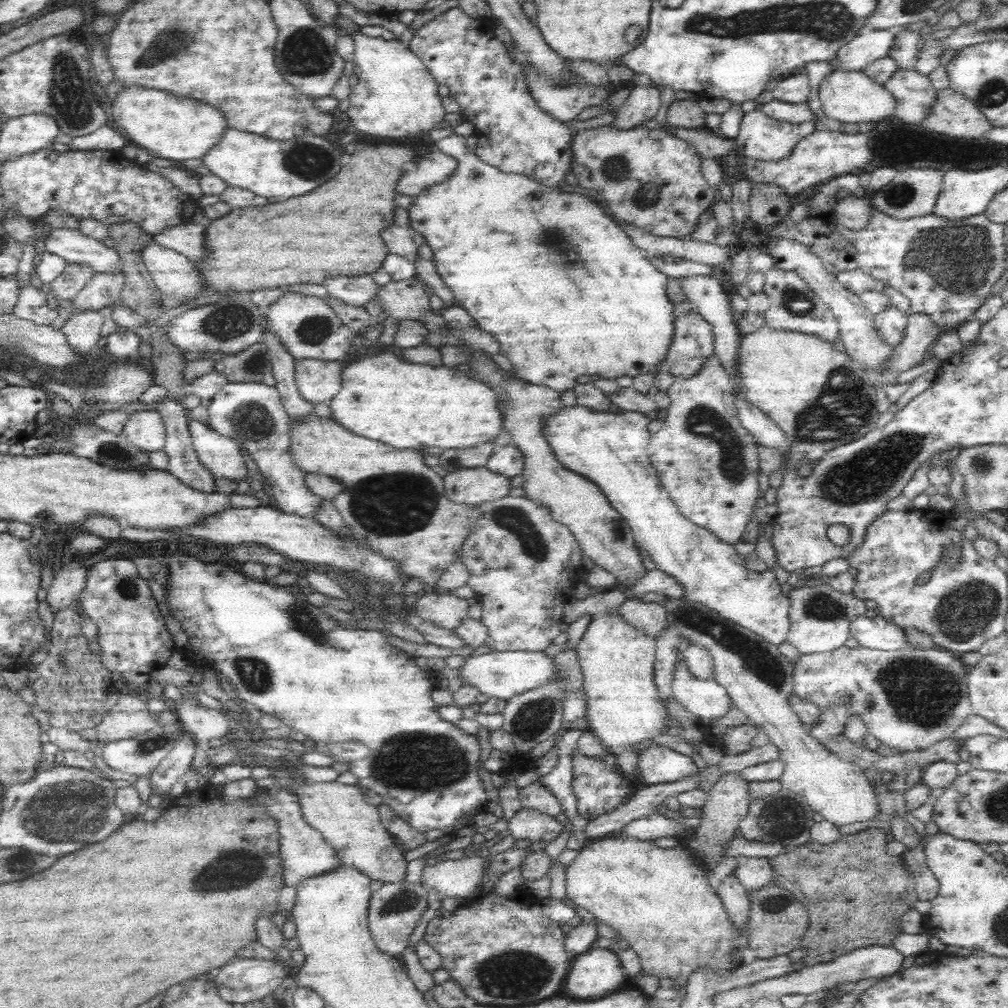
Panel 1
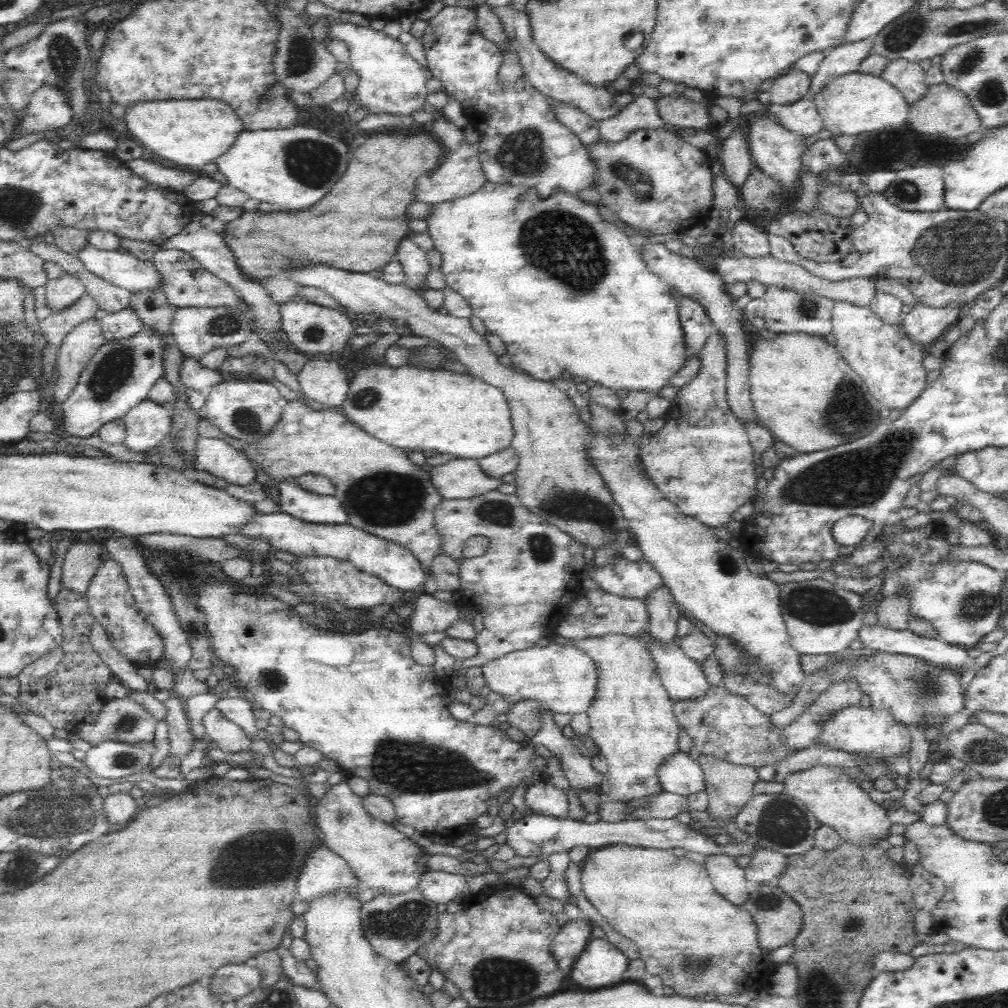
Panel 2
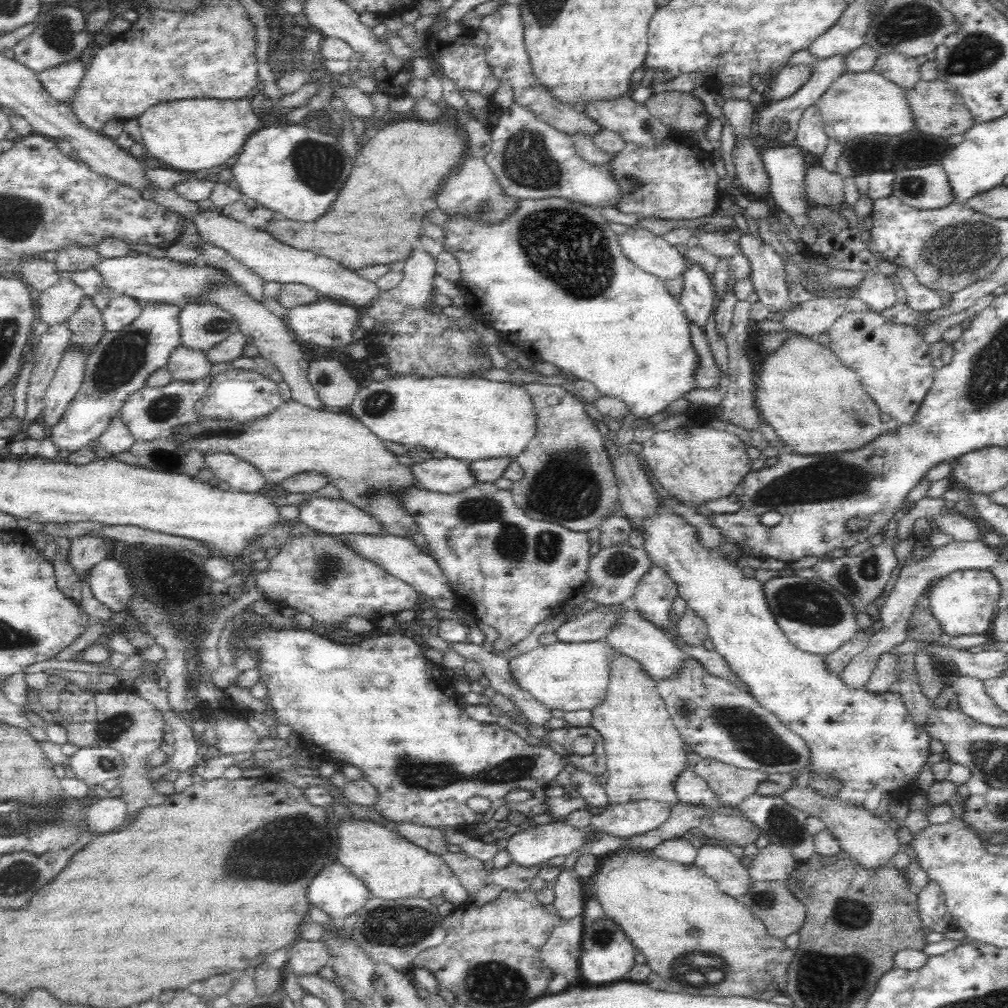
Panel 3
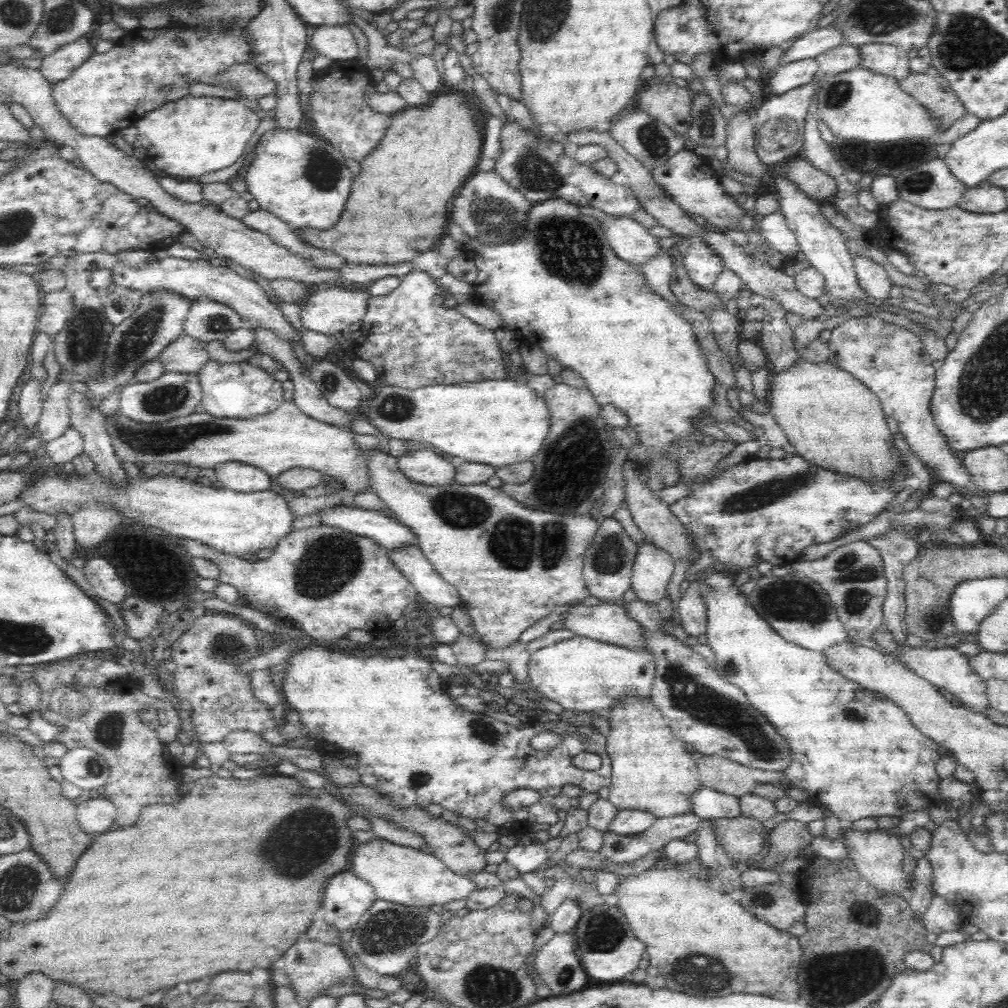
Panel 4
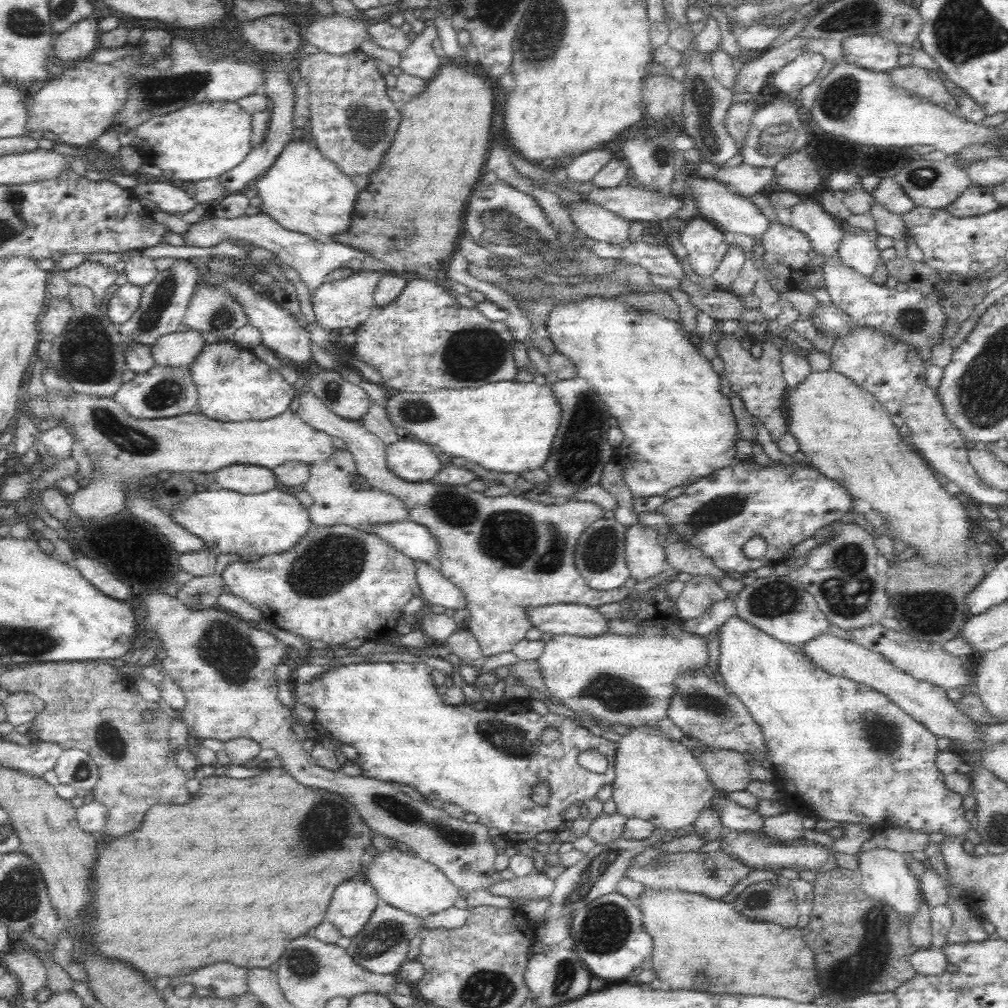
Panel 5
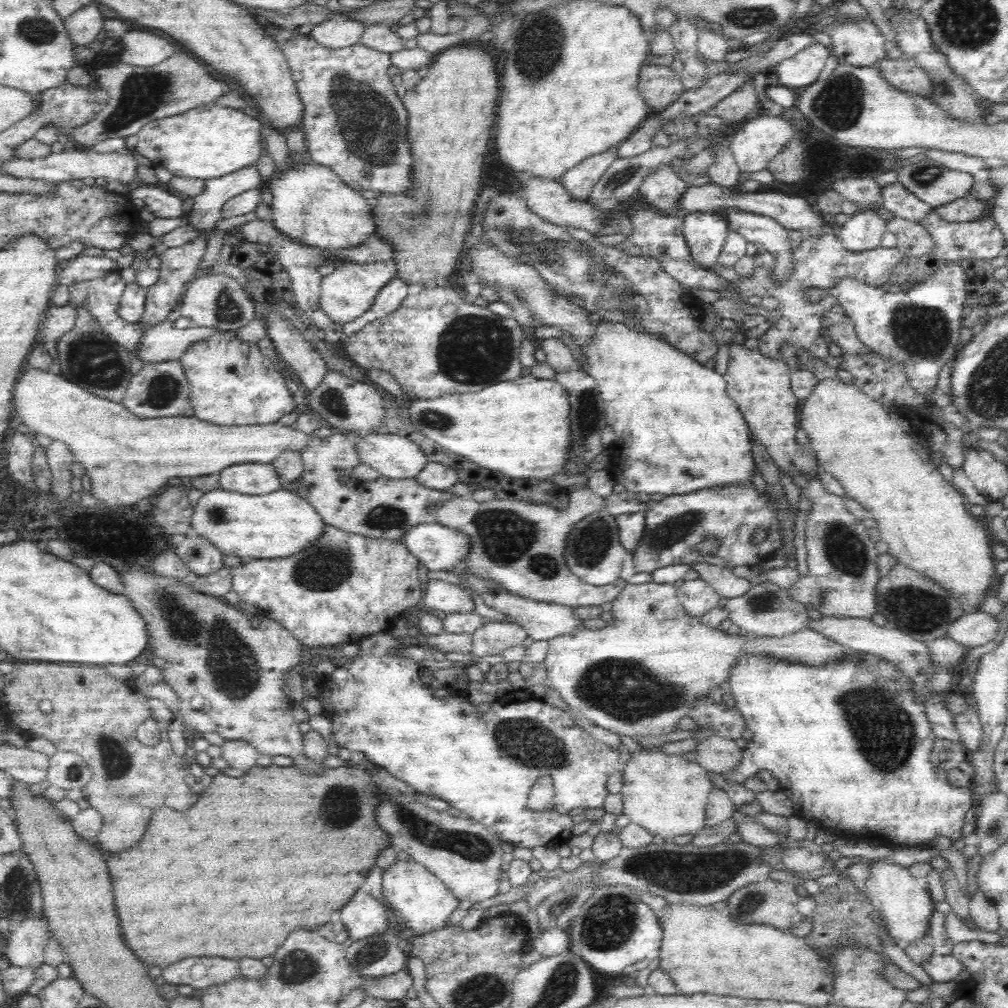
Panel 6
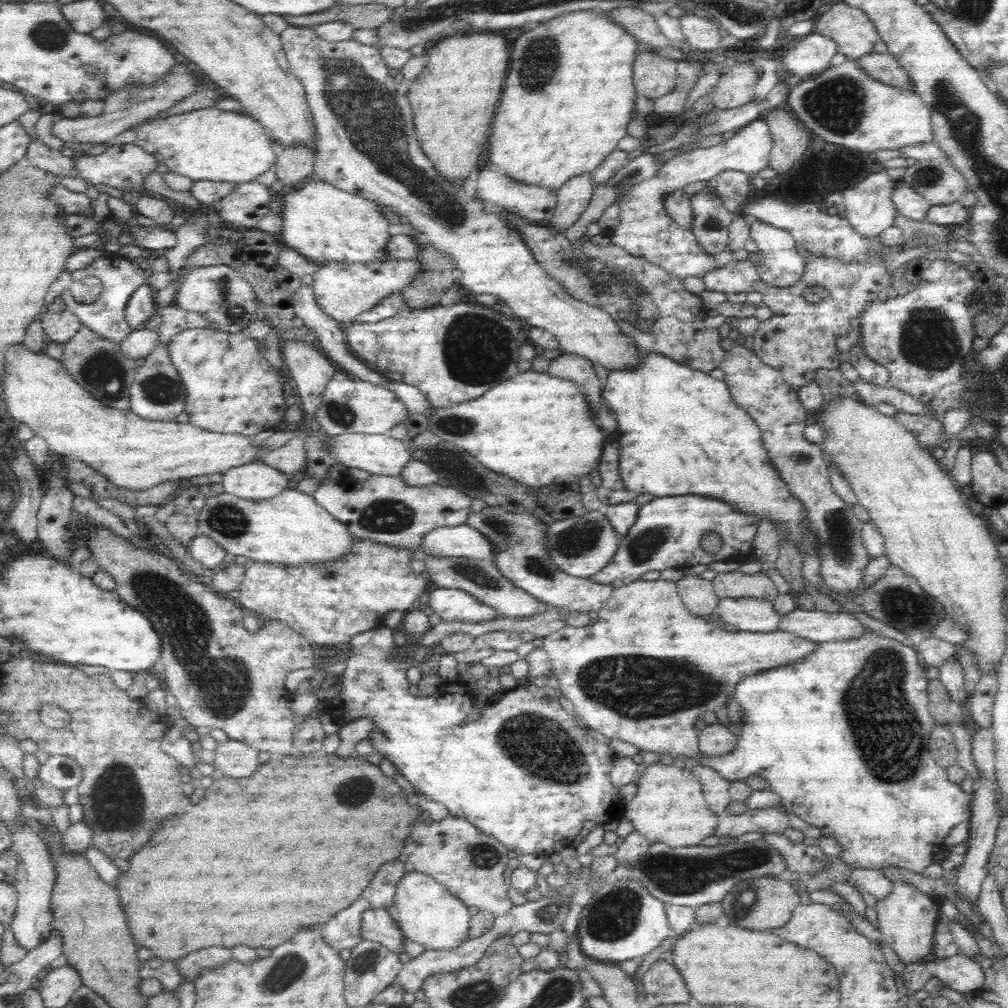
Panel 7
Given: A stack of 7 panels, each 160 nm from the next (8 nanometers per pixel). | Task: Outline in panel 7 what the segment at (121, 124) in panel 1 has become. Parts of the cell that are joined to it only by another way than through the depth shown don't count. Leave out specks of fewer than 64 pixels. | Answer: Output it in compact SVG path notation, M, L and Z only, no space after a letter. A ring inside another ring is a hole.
M214 107L144 123L137 128L133 143L152 153L159 164L165 164L170 171L193 182L212 181L237 185L256 181L258 176L273 168L278 155L272 138L256 119Z

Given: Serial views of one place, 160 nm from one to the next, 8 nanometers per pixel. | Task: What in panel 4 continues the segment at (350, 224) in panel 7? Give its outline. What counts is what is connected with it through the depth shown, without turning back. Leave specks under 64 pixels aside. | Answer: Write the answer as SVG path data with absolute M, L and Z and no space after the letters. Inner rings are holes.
M270 129L262 135L252 152L253 155L240 176L245 179L248 191L254 196L253 200L258 202L260 210L277 216L293 229L328 230L336 226L344 212L352 186L352 174L340 151L316 135L308 135L298 129L285 131Z

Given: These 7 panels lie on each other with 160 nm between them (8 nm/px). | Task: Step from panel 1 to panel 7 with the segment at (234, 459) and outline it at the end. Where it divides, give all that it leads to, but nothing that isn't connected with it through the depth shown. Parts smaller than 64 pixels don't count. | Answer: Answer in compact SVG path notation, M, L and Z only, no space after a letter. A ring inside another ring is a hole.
M252 461L227 470L222 477L224 493L244 500L268 500L278 496L288 488L288 480L283 472Z

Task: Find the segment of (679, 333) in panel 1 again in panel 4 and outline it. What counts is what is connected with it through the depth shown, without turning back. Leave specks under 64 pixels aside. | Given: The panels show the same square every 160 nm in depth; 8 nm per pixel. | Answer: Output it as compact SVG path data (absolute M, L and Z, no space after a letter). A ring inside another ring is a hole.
M697 239L690 244L684 256L683 264L690 279L704 289L710 289L716 278L725 270L724 258L718 255L706 240Z

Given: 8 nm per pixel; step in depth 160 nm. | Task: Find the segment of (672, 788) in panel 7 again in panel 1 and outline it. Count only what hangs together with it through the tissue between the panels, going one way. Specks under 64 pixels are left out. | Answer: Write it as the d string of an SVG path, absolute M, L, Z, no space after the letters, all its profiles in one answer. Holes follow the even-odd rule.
M612 611L595 614L591 619L584 636L575 648L581 666L583 687L588 695L587 714L584 719L588 721L588 730L600 742L600 745L608 753L614 755L612 758L614 766L626 780L629 780L630 784L633 784L634 791L648 788L649 785L645 783L644 775L639 767L640 756L648 748L644 749L646 746L643 745L643 749L639 750L637 745L648 740L654 744L654 738L669 734L671 719L670 711L658 692L654 678L655 638L628 625L620 615Z

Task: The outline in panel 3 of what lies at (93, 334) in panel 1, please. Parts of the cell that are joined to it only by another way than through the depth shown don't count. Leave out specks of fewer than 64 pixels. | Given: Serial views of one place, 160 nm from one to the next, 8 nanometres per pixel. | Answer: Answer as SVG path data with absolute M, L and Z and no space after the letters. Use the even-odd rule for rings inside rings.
M67 347L43 400L42 423L54 428L78 394L85 374L86 353Z

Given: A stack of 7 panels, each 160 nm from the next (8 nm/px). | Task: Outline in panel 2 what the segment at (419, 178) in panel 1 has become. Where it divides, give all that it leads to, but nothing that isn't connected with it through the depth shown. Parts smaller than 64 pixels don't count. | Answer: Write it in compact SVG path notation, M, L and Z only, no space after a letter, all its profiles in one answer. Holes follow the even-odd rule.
M463 128L462 140L460 140L458 148L447 152L440 166L429 177L431 180L431 189L429 192L422 192L420 190L420 180L418 180L418 188L416 188L418 196L416 198L418 198L418 202L432 205L470 196L473 192L478 192L487 183L487 178L479 159L479 145L470 142L466 138Z

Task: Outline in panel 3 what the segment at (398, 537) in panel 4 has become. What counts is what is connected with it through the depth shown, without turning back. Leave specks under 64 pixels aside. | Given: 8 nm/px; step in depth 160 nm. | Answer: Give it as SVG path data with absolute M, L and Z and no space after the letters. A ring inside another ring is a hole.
M313 498L300 505L299 522L330 535L384 535L376 517L344 499Z

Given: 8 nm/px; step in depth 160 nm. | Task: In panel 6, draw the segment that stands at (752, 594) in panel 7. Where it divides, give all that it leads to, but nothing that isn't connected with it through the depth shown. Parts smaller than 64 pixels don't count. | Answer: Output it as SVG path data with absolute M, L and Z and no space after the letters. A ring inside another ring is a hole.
M704 562L694 563L693 568L698 570L699 578L712 585L722 602L747 593L753 586L746 578L735 576L732 569L718 565L709 565Z

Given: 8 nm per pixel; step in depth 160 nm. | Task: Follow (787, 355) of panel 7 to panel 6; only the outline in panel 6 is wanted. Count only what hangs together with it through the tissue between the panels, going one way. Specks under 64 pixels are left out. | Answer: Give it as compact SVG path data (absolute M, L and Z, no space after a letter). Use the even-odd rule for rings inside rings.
M827 234L820 240L804 237L802 244L794 250L796 268L794 268L792 276L779 285L771 280L773 257L770 254L765 254L761 258L750 277L744 278L739 276L736 285L727 282L714 271L704 269L703 267L689 266L684 262L661 262L661 264L670 276L679 280L680 284L689 289L728 291L744 300L747 300L749 296L761 296L762 298L772 296L780 303L780 307L777 310L781 313L781 319L770 325L768 330L757 338L756 350L760 351L762 356L778 359L780 358L780 349L784 345L792 345L792 347L812 353L812 356L816 357L816 359L826 363L830 360L828 348L830 341L822 335L822 330L825 329L823 322L826 317L839 312L840 301L835 297L828 296L821 300L822 302L818 302L818 304L808 304L804 296L804 290L812 289L812 287L836 288L844 280L858 280L872 288L880 288L889 282L892 269L897 268L898 264L901 264L903 257L896 247L877 247L873 250L851 252L845 250L838 238L833 234Z

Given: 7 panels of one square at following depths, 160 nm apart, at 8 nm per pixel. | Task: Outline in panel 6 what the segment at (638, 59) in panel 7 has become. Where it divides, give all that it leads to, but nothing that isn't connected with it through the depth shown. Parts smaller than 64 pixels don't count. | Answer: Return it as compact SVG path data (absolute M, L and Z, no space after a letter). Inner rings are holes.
M663 64L640 68L637 85L650 110L665 109L685 91L681 75Z

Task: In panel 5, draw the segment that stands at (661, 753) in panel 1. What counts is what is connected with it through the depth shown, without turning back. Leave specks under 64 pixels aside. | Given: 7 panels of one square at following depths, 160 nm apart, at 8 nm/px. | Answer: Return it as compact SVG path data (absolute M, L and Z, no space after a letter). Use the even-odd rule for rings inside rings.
M718 795L711 798L711 804L720 813L724 831L756 834L763 831L765 817L756 811L732 802L728 797Z

